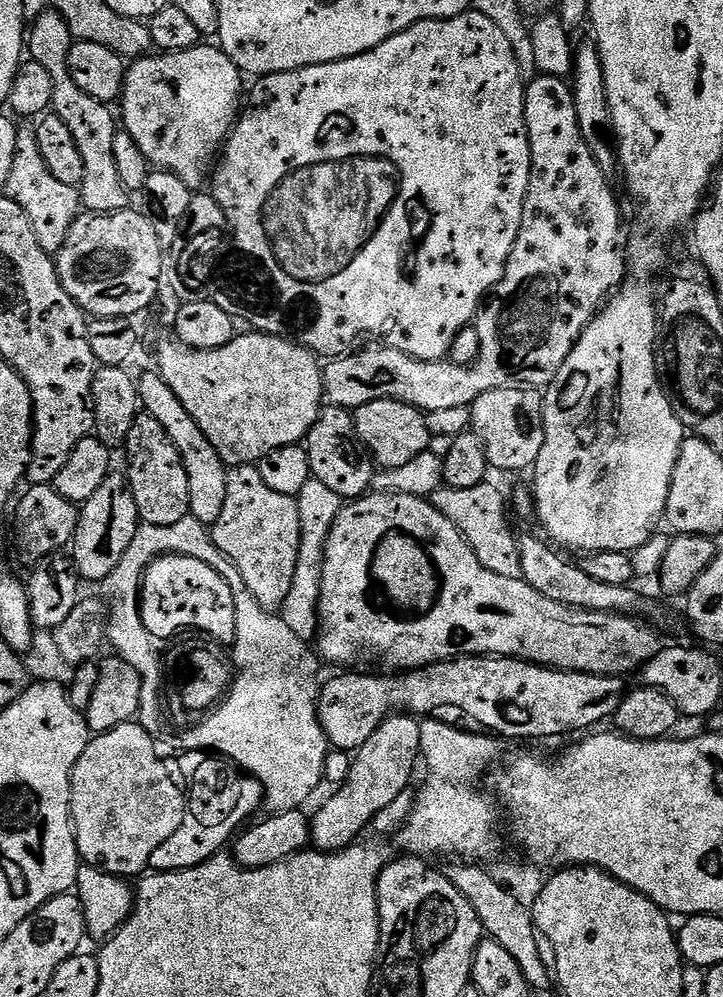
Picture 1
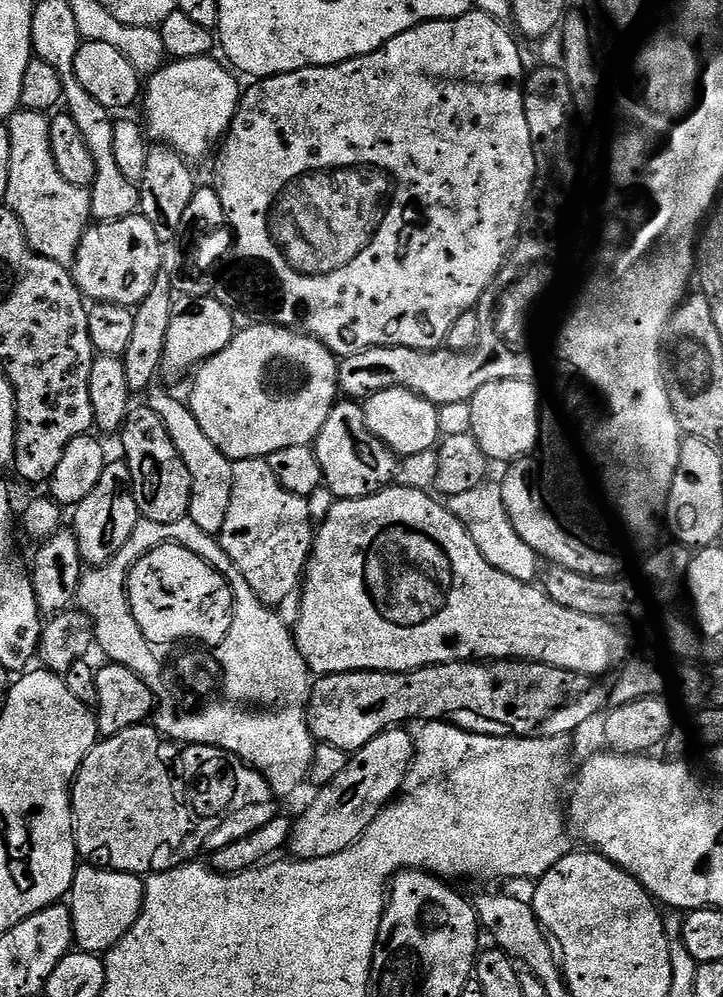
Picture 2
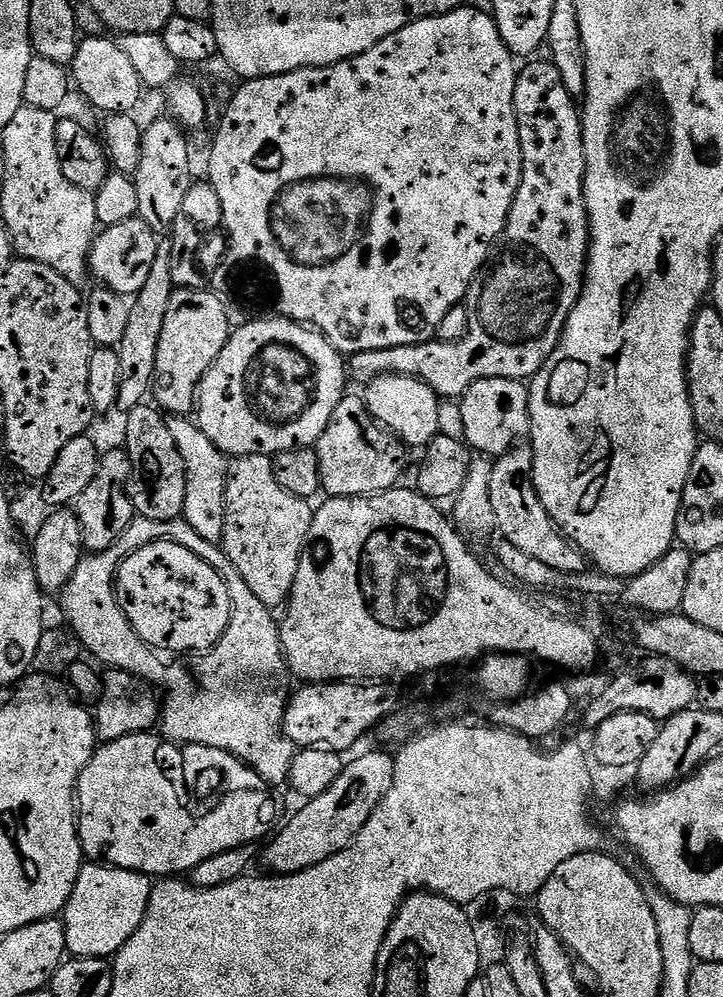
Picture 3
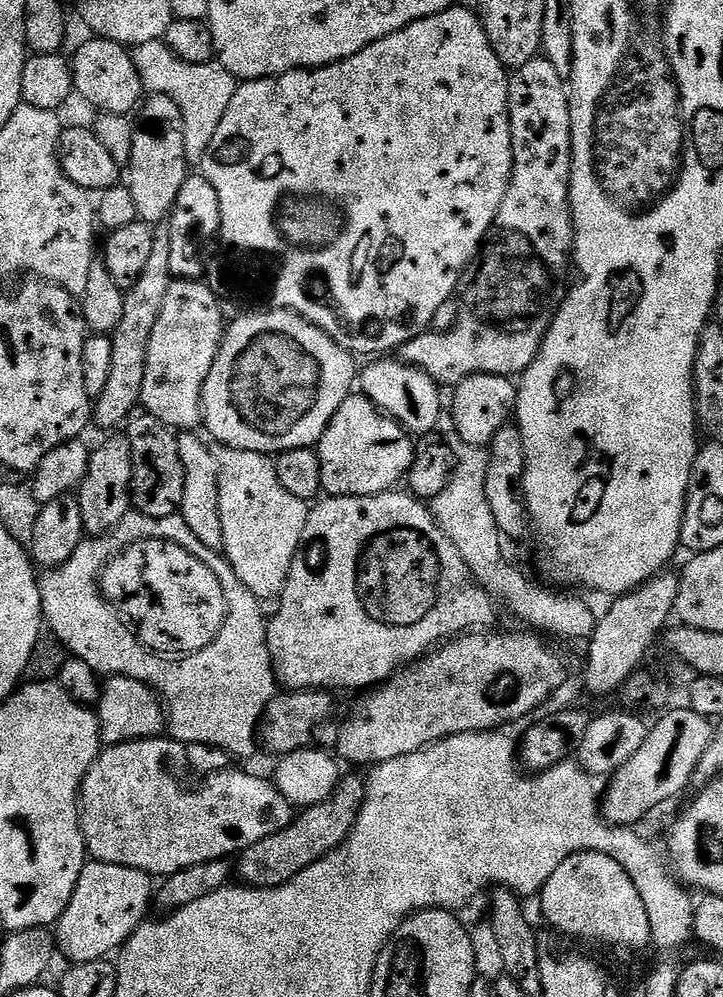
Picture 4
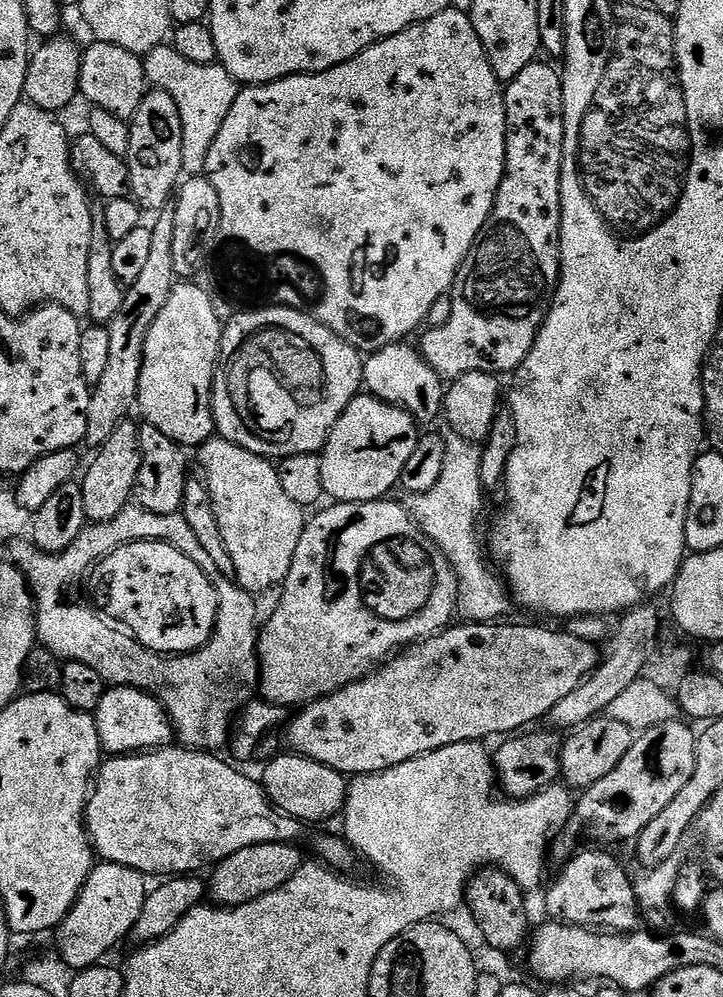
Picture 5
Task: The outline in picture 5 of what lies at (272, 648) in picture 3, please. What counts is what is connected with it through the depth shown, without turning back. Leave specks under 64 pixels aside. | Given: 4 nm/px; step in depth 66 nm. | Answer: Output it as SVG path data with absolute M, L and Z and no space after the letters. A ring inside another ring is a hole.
M129 502L121 512L114 514L114 518L89 523L64 552L41 551L35 543L24 538L17 539L11 547L11 559L24 572L35 597L41 645L44 643L54 655L61 656L56 657L61 661L77 660L90 665L112 686L135 685L144 668L152 668L156 681L147 685L146 691L164 705L177 739L183 745L196 750L220 750L216 748L229 743L238 717L253 699L260 682L258 623L256 604L252 601L255 599L253 593L247 592L229 573L227 576L220 569L223 568L221 561L210 558L209 551L202 546L202 542L198 542L183 514L162 514ZM138 540L174 542L182 554L188 555L202 568L216 587L220 609L217 611L214 642L199 656L180 661L173 655L155 652L140 644L119 620L111 616L100 620L100 616L92 616L91 612L80 608L70 608L65 603L64 593L74 578L89 575L90 569L112 551Z

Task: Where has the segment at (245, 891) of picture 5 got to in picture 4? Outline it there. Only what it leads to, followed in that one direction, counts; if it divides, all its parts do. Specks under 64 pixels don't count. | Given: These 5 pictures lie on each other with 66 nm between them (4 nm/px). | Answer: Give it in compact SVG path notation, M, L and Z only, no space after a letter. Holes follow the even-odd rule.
M345 775L336 785L335 792L321 804L313 808L305 808L293 819L286 830L278 830L278 834L270 834L270 838L262 838L254 846L241 852L238 857L238 876L245 885L253 888L273 888L279 884L288 884L290 878L302 874L306 866L314 866L324 856L329 856L339 849L348 839L353 826L364 804L366 780L361 776Z

